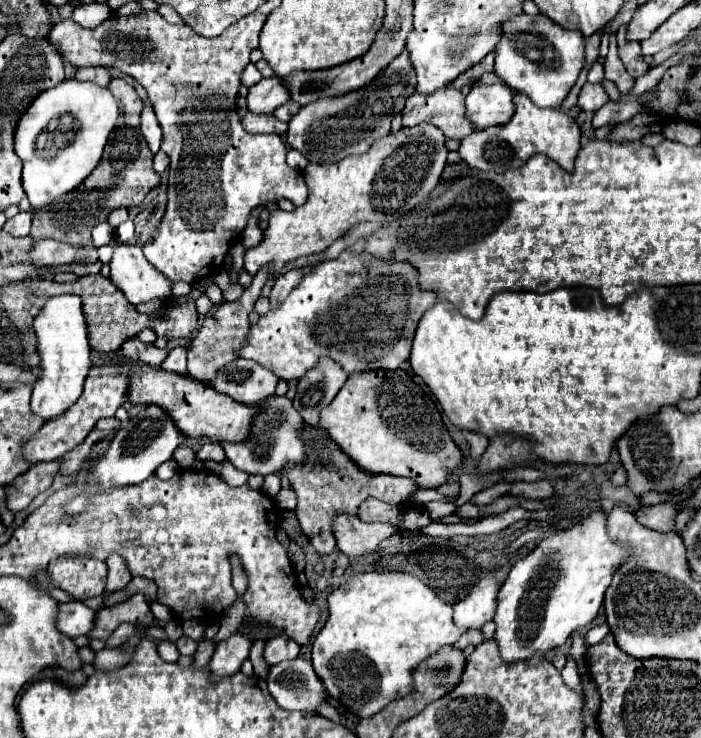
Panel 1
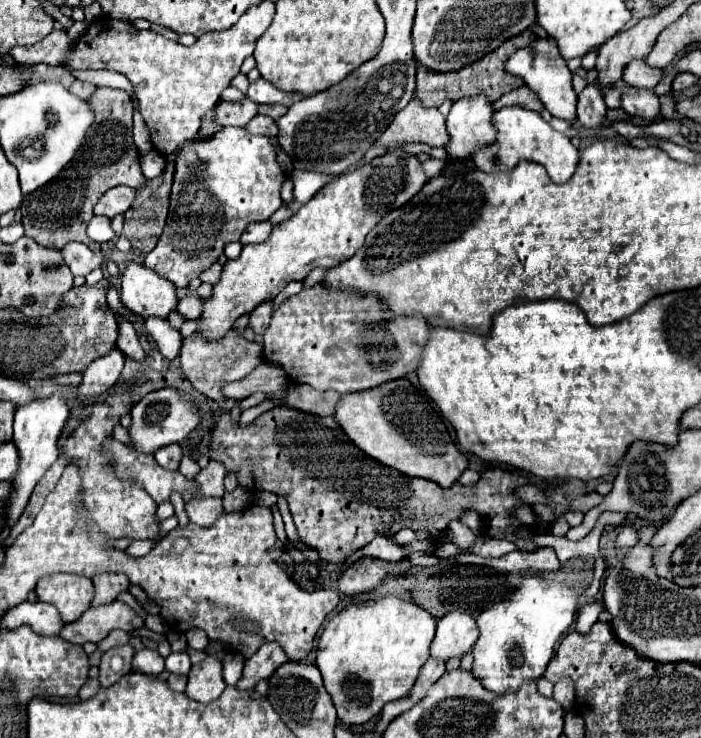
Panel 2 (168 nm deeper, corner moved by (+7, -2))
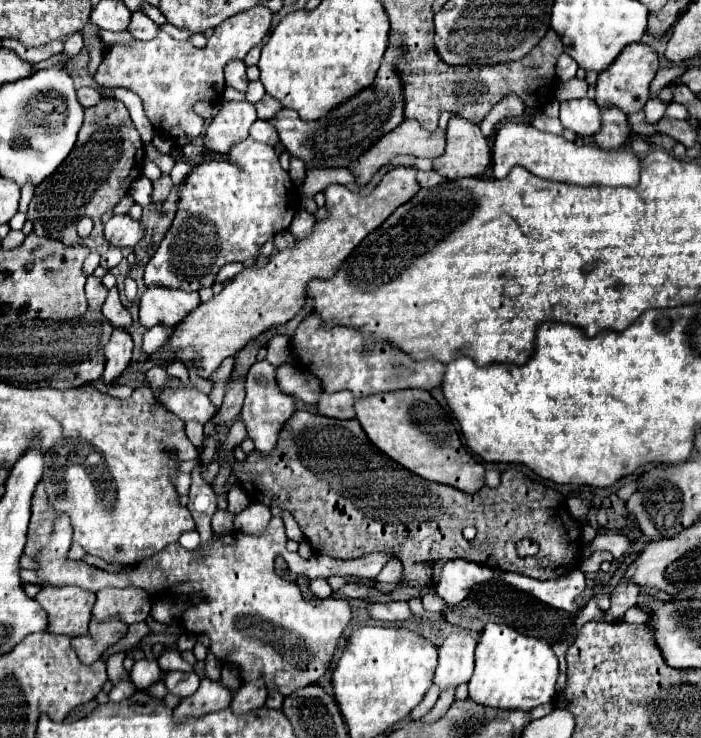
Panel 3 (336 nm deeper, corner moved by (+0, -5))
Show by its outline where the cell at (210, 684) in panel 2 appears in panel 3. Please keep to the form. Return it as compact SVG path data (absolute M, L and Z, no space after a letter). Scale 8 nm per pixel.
M203 678L197 692L191 694L191 698L183 698L181 704L175 708L175 718L185 718L185 716L203 716L207 712L217 712L223 710L231 704L231 692L209 678Z

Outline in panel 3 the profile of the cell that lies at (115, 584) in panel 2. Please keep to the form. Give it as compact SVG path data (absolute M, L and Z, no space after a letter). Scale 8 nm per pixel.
M103 588L97 592L93 618L107 620L119 616L127 624L143 622L149 616L151 602L151 596L143 588Z

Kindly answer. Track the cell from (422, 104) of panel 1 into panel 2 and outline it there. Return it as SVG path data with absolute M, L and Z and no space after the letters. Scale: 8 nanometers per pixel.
M412 99L388 125L376 141L382 147L396 147L402 143L426 143L430 147L446 147L446 119L438 109L424 109Z

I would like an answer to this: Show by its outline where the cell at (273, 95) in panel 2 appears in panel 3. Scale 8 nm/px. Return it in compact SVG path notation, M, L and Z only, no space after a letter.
M249 82L249 88L247 88L247 94L245 94L245 100L247 102L259 102L261 98L265 96L265 88L261 82Z

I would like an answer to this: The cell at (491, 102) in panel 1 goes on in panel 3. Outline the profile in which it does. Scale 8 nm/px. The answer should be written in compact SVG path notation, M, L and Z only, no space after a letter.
M455 114L447 126L445 154L433 160L433 170L449 180L479 176L491 162L491 148L479 124Z

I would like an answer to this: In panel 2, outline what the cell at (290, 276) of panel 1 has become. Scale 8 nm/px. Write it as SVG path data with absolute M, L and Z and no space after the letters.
M264 303L264 305L258 305L252 313L250 313L250 327L254 329L254 333L262 335L270 323L270 317L272 317L272 303Z

